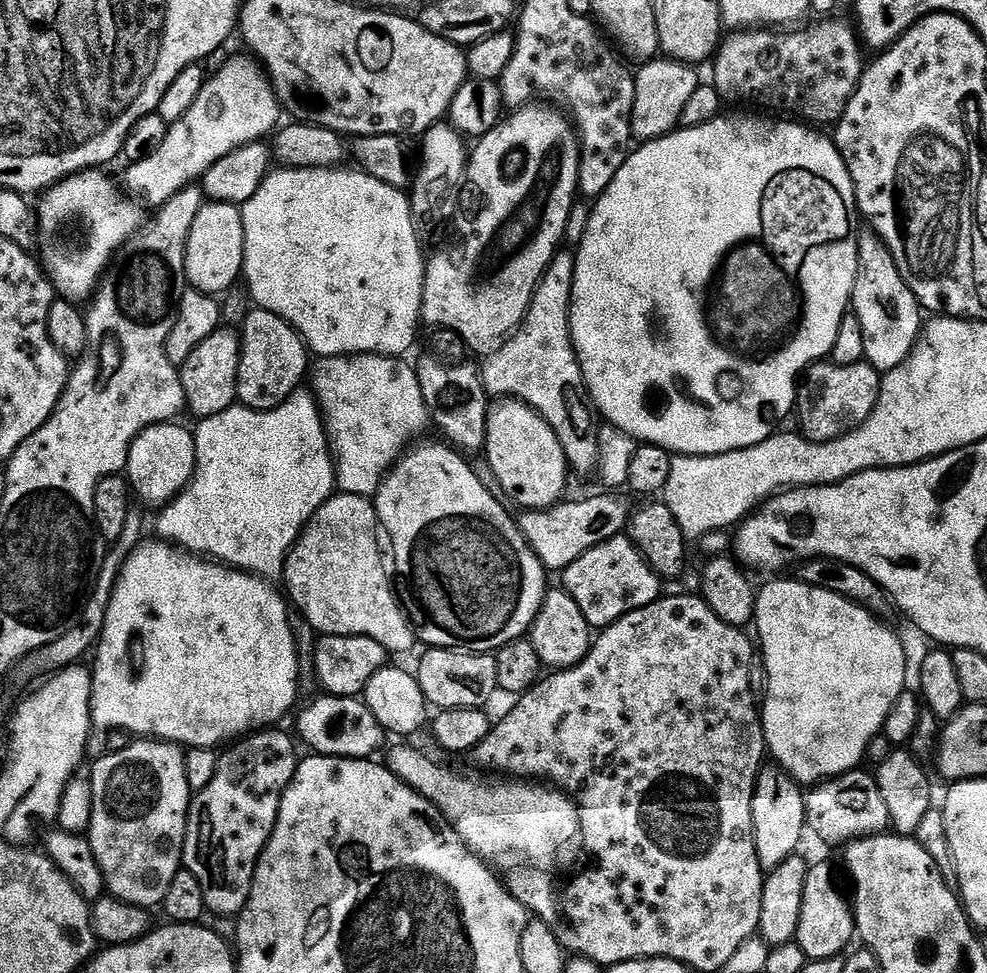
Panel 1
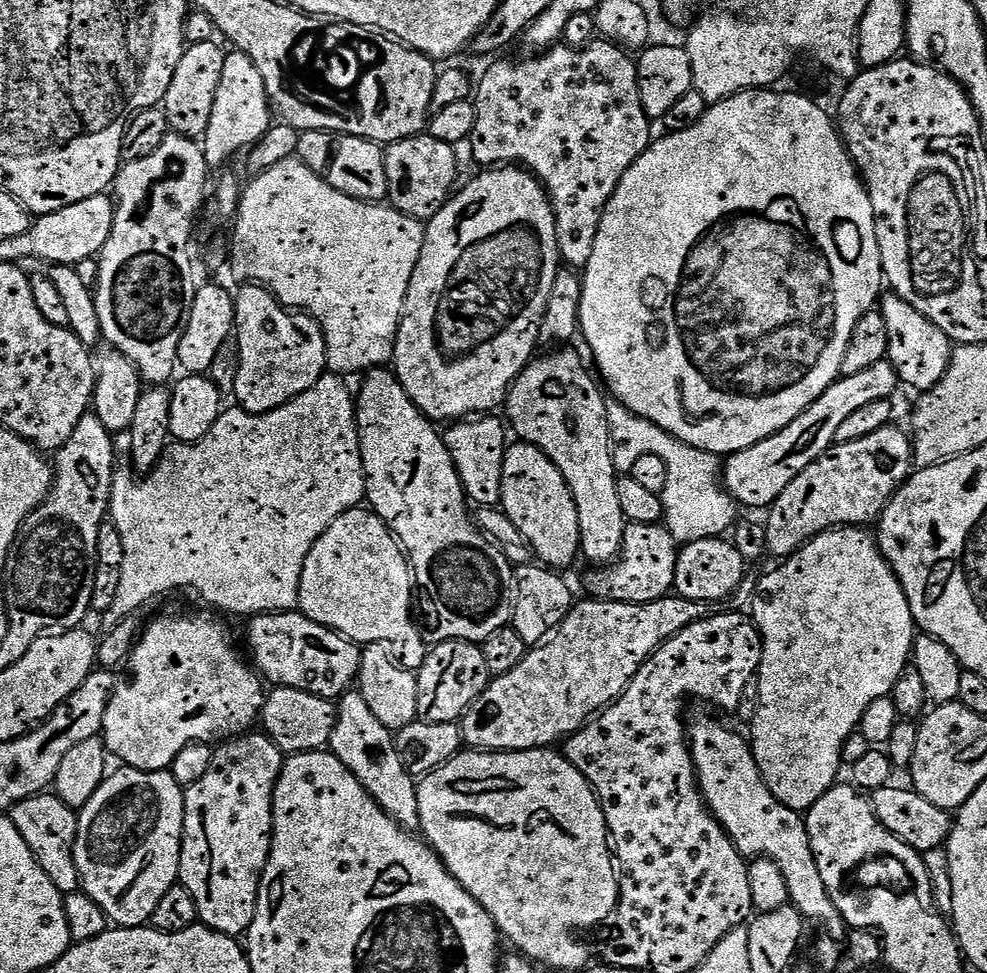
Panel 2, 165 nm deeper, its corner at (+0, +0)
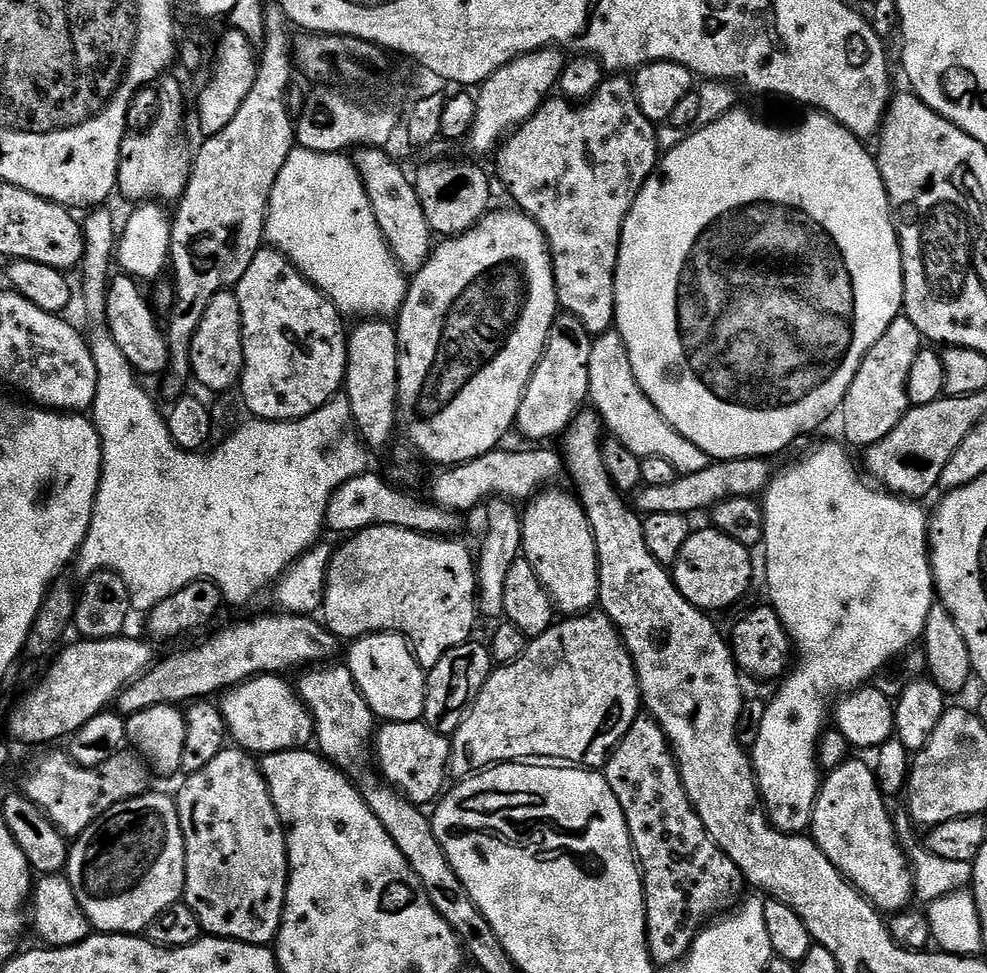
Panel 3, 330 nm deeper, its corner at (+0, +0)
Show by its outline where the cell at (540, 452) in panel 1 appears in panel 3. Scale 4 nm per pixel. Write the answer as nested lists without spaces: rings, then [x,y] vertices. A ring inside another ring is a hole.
[[[541,490],[527,501],[523,509],[523,559],[534,566],[534,574],[548,592],[555,611],[571,618],[588,614],[597,607],[600,598],[600,563],[596,557],[596,543],[588,515],[575,495],[566,496],[556,490]]]

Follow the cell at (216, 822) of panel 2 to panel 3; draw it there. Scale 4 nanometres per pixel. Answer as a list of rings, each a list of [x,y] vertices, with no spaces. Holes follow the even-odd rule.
[[[228,746],[225,747],[223,752],[220,752],[218,754],[218,758],[214,758],[214,762],[210,762],[210,766],[202,766],[202,770],[191,773],[191,775],[189,775],[187,779],[188,781],[186,781],[185,784],[181,786],[180,793],[175,793],[174,796],[174,799],[176,801],[176,813],[178,814],[178,818],[180,819],[180,829],[182,830],[182,834],[184,835],[184,894],[182,897],[183,903],[190,906],[190,910],[198,918],[201,929],[203,929],[203,931],[209,936],[221,936],[223,940],[241,940],[243,944],[262,944],[265,946],[271,945],[273,941],[275,941],[278,930],[280,929],[280,918],[282,916],[282,910],[284,909],[284,898],[286,896],[286,886],[288,885],[288,842],[286,839],[284,826],[280,823],[280,815],[278,814],[278,810],[274,806],[274,802],[272,801],[272,795],[270,794],[270,790],[268,789],[268,784],[266,783],[266,781],[264,781],[264,775],[260,771],[260,767],[257,764],[257,761],[253,759],[253,757],[249,755],[249,753],[245,752],[243,748],[239,746]]]

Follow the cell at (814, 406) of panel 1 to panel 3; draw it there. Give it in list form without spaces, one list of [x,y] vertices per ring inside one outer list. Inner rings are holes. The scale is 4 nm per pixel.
[[[903,314],[893,318],[890,326],[886,326],[886,332],[878,338],[878,342],[870,346],[854,374],[854,382],[850,382],[850,390],[846,390],[846,398],[838,409],[838,420],[840,416],[844,423],[843,439],[849,445],[857,444],[857,449],[860,450],[869,448],[874,442],[882,442],[882,438],[886,438],[886,434],[890,434],[890,430],[898,426],[898,422],[910,407],[910,366],[914,366],[914,358],[918,358],[921,350],[920,331],[914,326],[914,322],[910,322],[910,318]]]

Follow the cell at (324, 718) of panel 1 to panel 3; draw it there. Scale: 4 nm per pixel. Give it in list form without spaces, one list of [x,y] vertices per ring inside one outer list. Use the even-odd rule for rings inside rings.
[[[261,674],[223,693],[218,707],[224,716],[224,727],[233,745],[249,754],[291,752],[311,745],[314,740],[312,716],[300,701],[297,689],[290,688],[280,674]]]

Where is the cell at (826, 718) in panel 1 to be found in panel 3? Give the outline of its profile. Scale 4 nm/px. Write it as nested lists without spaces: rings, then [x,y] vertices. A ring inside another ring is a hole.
[[[843,443],[824,444],[817,452],[801,458],[797,464],[784,468],[775,473],[772,483],[762,493],[762,507],[764,510],[764,576],[768,579],[767,603],[776,611],[782,626],[786,630],[789,640],[792,642],[795,659],[800,659],[800,665],[793,667],[783,677],[780,689],[776,697],[768,704],[764,717],[760,720],[760,729],[756,732],[756,745],[750,748],[752,771],[756,777],[756,786],[760,790],[762,807],[768,820],[779,832],[789,834],[804,834],[809,831],[812,823],[812,808],[816,804],[816,795],[820,792],[822,772],[816,763],[816,746],[820,743],[820,733],[825,731],[824,711],[828,708],[828,696],[839,697],[840,688],[843,690],[855,690],[867,685],[868,680],[887,660],[895,661],[901,654],[907,653],[913,647],[912,643],[919,641],[924,634],[926,626],[926,614],[930,614],[934,603],[934,581],[932,578],[932,566],[929,553],[926,551],[926,537],[930,523],[929,513],[919,508],[917,501],[903,496],[893,496],[871,483],[864,484],[865,477],[861,469],[852,461],[849,449]]]

